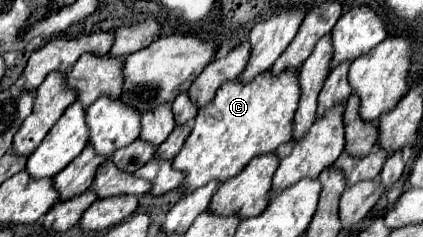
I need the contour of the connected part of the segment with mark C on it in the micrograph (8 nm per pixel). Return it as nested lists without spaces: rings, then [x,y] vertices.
[[[264,72],[250,84],[238,84],[238,80],[222,84],[216,98],[198,110],[192,132],[172,162],[172,168],[184,172],[182,194],[196,190],[210,180],[222,184],[238,176],[252,158],[272,154],[280,144],[290,142],[292,116],[298,108],[298,98],[300,88],[296,72],[284,72],[280,76],[270,76]]]

